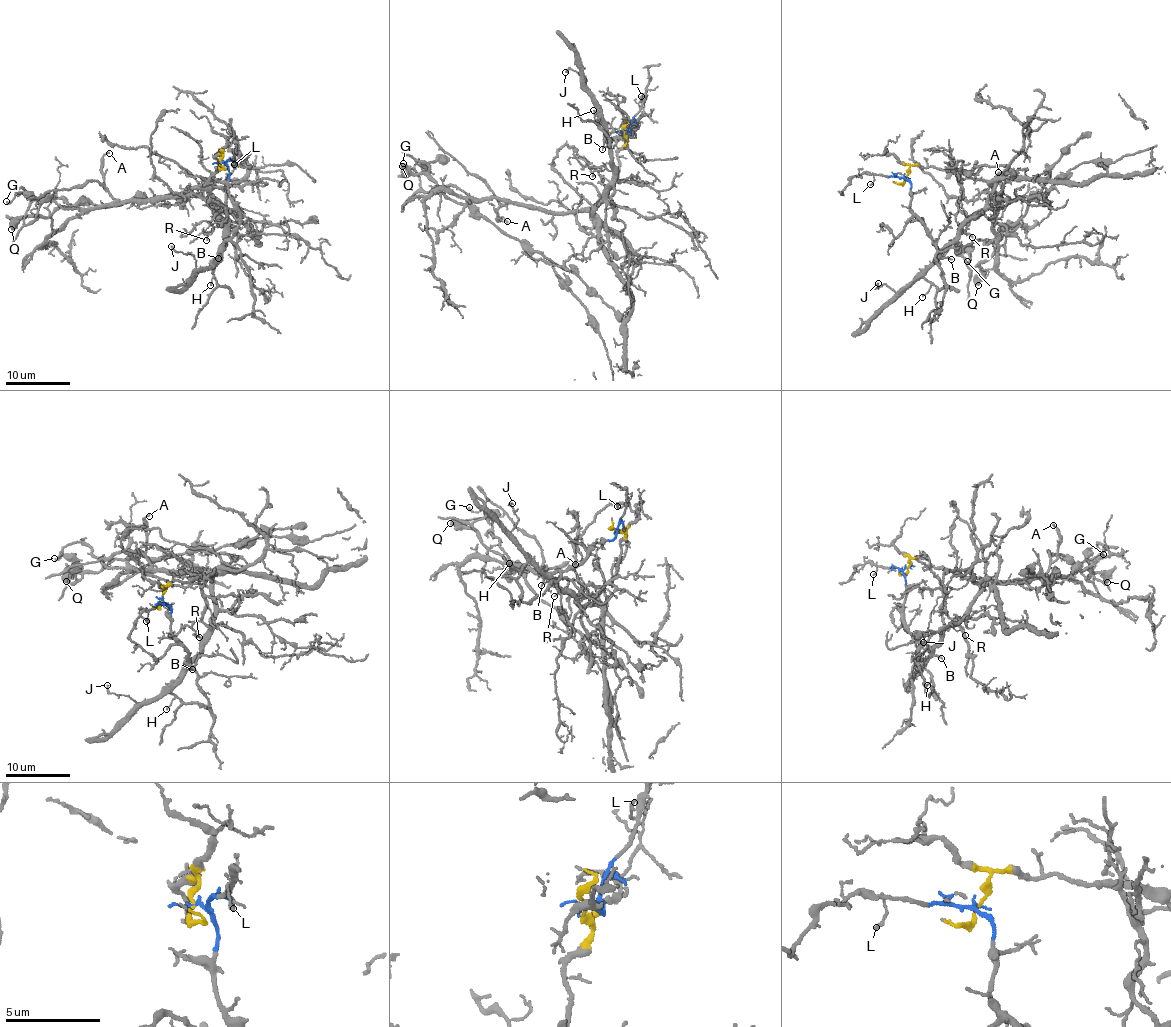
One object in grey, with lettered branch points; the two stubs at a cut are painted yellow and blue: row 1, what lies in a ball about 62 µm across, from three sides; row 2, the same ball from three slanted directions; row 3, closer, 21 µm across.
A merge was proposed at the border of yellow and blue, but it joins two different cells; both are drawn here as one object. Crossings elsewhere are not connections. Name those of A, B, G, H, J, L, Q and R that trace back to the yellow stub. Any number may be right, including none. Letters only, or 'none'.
A, G, Q

